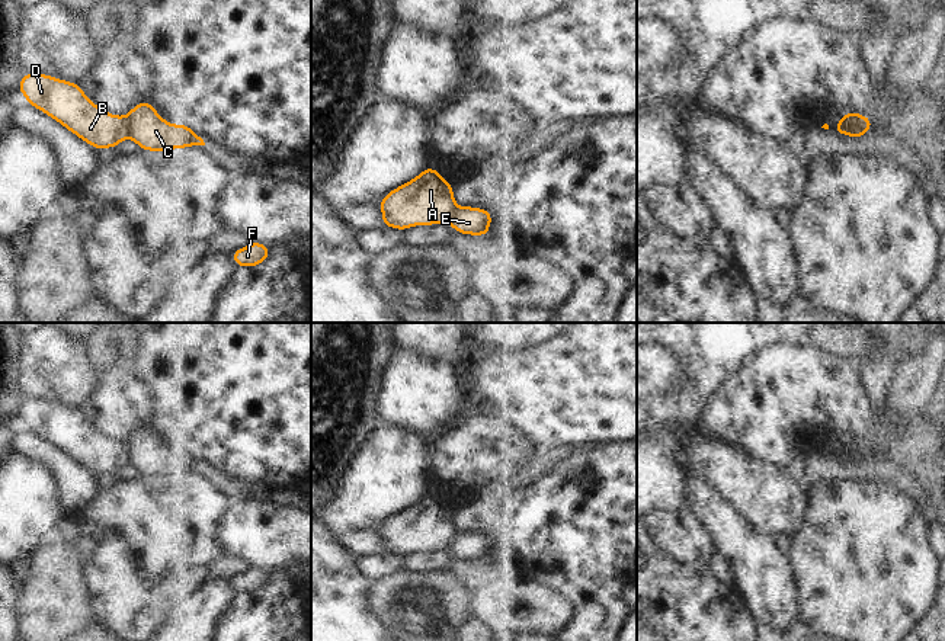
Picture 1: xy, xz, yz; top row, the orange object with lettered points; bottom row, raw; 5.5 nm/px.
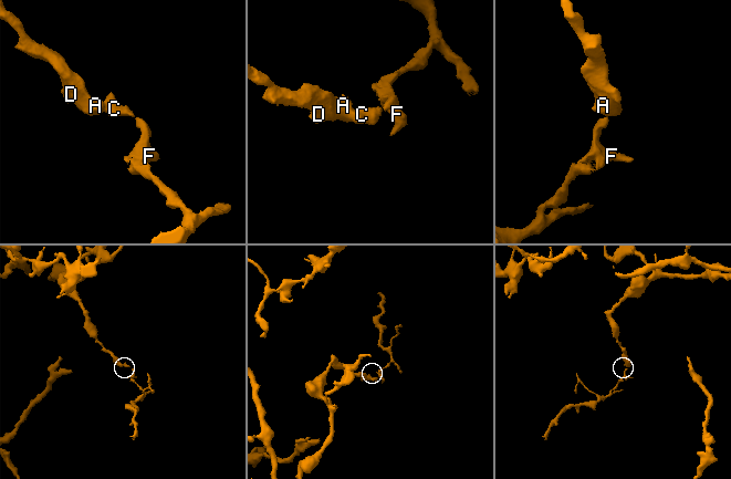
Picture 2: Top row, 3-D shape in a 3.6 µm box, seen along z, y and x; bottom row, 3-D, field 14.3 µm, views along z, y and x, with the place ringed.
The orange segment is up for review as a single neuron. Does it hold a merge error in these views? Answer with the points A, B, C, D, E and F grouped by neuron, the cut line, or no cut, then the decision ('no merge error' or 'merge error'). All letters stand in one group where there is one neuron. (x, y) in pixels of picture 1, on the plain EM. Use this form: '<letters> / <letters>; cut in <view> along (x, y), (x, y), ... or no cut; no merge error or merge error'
A B D / C E F; cut in yz along (845, 439), (852, 448), (852, 458), (849, 461); merge error

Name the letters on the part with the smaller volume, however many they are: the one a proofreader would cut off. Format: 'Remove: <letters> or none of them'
Remove: C, E, F

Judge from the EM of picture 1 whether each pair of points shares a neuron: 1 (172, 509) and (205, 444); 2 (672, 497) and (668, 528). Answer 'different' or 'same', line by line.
1: different
2: different

